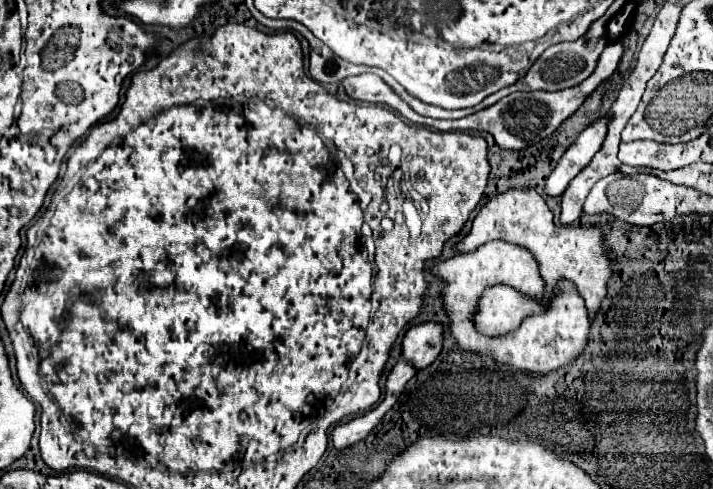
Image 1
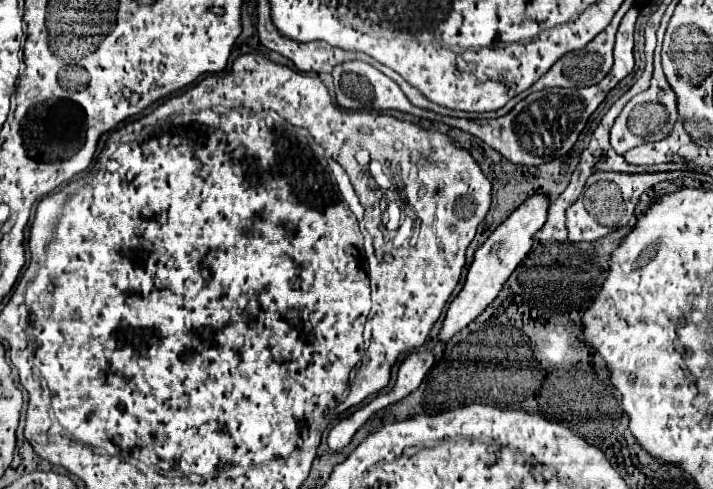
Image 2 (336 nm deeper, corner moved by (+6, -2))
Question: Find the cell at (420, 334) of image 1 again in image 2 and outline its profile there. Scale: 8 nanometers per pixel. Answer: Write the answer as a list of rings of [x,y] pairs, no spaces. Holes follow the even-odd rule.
[[[537,192],[529,196],[517,210],[511,212],[511,216],[503,224],[499,224],[493,230],[493,234],[485,240],[485,244],[477,248],[475,260],[467,272],[467,280],[461,292],[449,304],[449,310],[439,330],[439,342],[449,342],[459,330],[463,330],[473,318],[477,318],[477,314],[481,314],[481,310],[485,310],[485,306],[499,294],[501,286],[505,284],[505,278],[509,278],[509,274],[517,268],[517,264],[531,250],[533,234],[545,224],[547,210],[549,210],[549,194]]]

